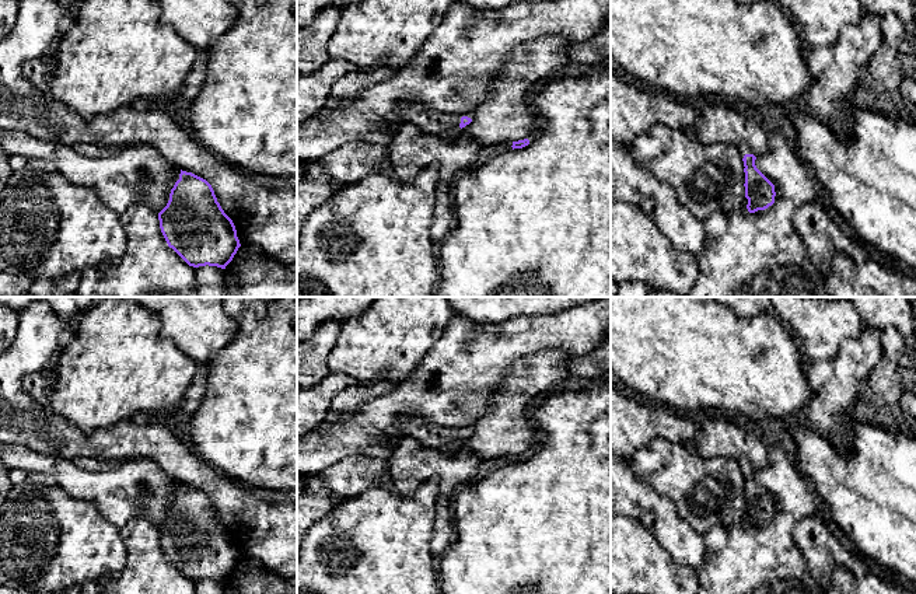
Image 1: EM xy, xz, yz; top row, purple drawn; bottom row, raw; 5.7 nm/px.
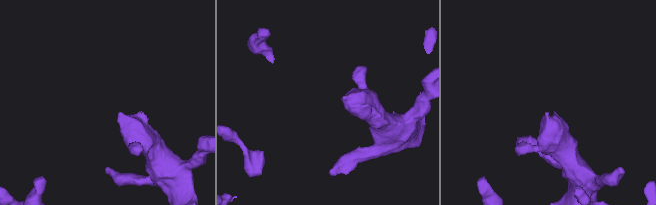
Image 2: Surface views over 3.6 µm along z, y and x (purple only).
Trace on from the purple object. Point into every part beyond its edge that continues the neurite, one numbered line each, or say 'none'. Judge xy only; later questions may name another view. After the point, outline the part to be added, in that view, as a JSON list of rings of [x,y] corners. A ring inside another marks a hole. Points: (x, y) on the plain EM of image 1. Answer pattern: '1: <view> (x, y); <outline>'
none

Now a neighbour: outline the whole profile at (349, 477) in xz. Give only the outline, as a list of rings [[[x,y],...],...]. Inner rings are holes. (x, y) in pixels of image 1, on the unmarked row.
[[[350,454],[318,472],[336,502],[354,497],[373,486],[395,492],[387,460]]]

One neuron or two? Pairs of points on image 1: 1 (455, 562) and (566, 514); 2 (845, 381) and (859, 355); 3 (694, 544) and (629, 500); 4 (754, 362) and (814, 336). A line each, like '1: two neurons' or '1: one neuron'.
1: one neuron
2: one neuron
3: one neuron
4: two neurons

